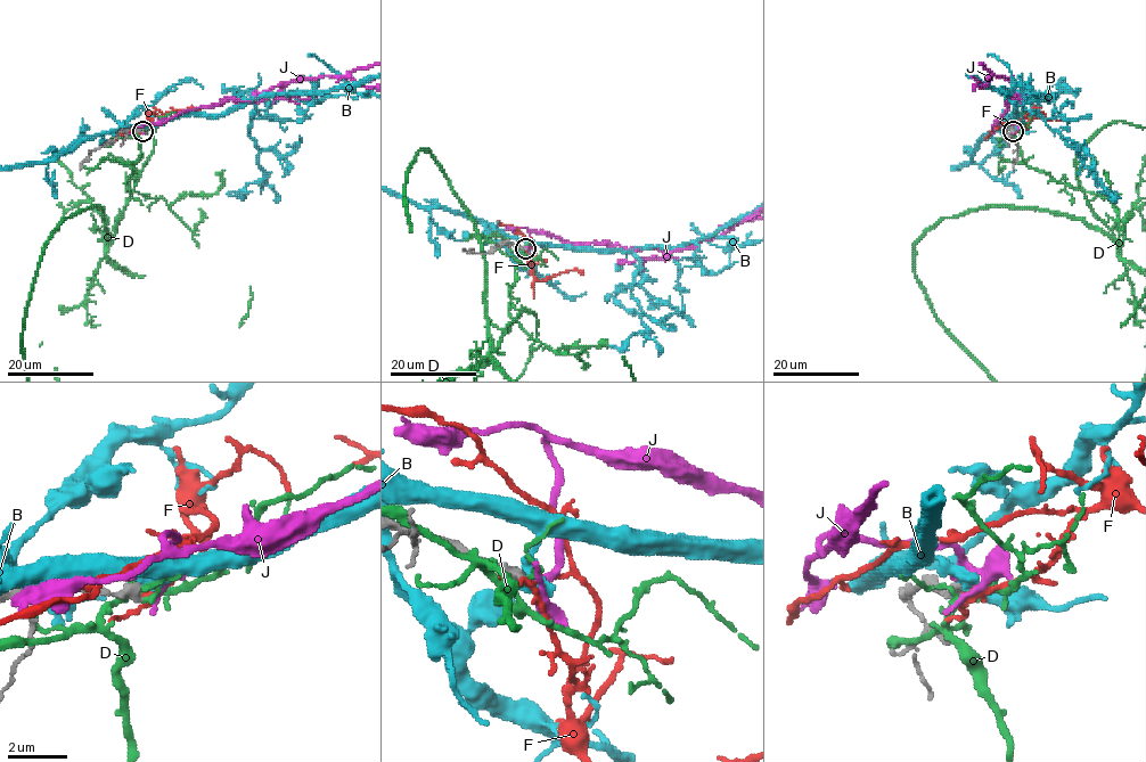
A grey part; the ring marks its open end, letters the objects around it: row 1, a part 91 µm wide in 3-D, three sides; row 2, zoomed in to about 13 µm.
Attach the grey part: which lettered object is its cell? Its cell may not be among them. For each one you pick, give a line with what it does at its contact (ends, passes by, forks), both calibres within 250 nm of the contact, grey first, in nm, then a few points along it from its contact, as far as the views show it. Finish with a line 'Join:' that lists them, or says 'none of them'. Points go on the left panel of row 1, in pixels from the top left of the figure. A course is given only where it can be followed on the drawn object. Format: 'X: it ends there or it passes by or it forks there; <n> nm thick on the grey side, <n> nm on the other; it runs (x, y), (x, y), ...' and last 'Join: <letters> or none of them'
F: it passes by; 360 nm thick on the grey side, 180 nm on the other; it runs (141, 131), (149, 124), (148, 120), (153, 121), (119, 134), (116, 139)
Join: F

